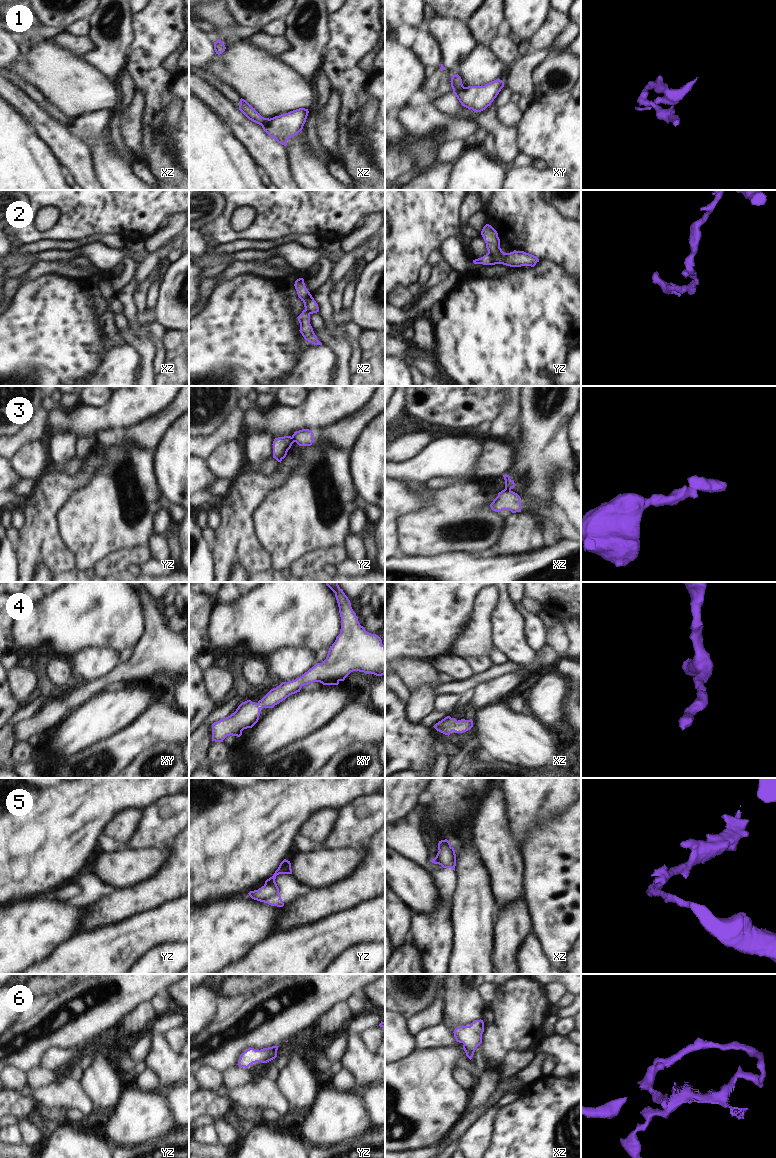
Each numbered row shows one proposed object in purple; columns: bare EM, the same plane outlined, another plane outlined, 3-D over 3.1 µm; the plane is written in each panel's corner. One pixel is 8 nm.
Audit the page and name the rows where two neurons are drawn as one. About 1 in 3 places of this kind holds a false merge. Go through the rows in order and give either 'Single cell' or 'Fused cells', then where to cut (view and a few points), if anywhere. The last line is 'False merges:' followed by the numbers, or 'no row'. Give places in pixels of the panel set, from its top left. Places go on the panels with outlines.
1: Fused cells. Split along xy (464, 87), (455, 94)
2: Fused cells. Split along yz (488, 251), (494, 256), (506, 255)
3: Fused cells. Split along xz (505, 488), (510, 490)
4: Single cell. No split
5: Single cell. No split
6: Single cell. No split
False merges: 1, 2, 3.

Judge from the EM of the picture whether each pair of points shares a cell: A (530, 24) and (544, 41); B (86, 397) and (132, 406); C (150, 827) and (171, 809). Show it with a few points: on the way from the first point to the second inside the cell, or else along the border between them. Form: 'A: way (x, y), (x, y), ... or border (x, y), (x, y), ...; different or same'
A: border (549, 11), (543, 25), (528, 40); different
B: border (111, 396), (103, 405), (87, 406), (84, 404); different
C: way (155, 825), (166, 814); same

